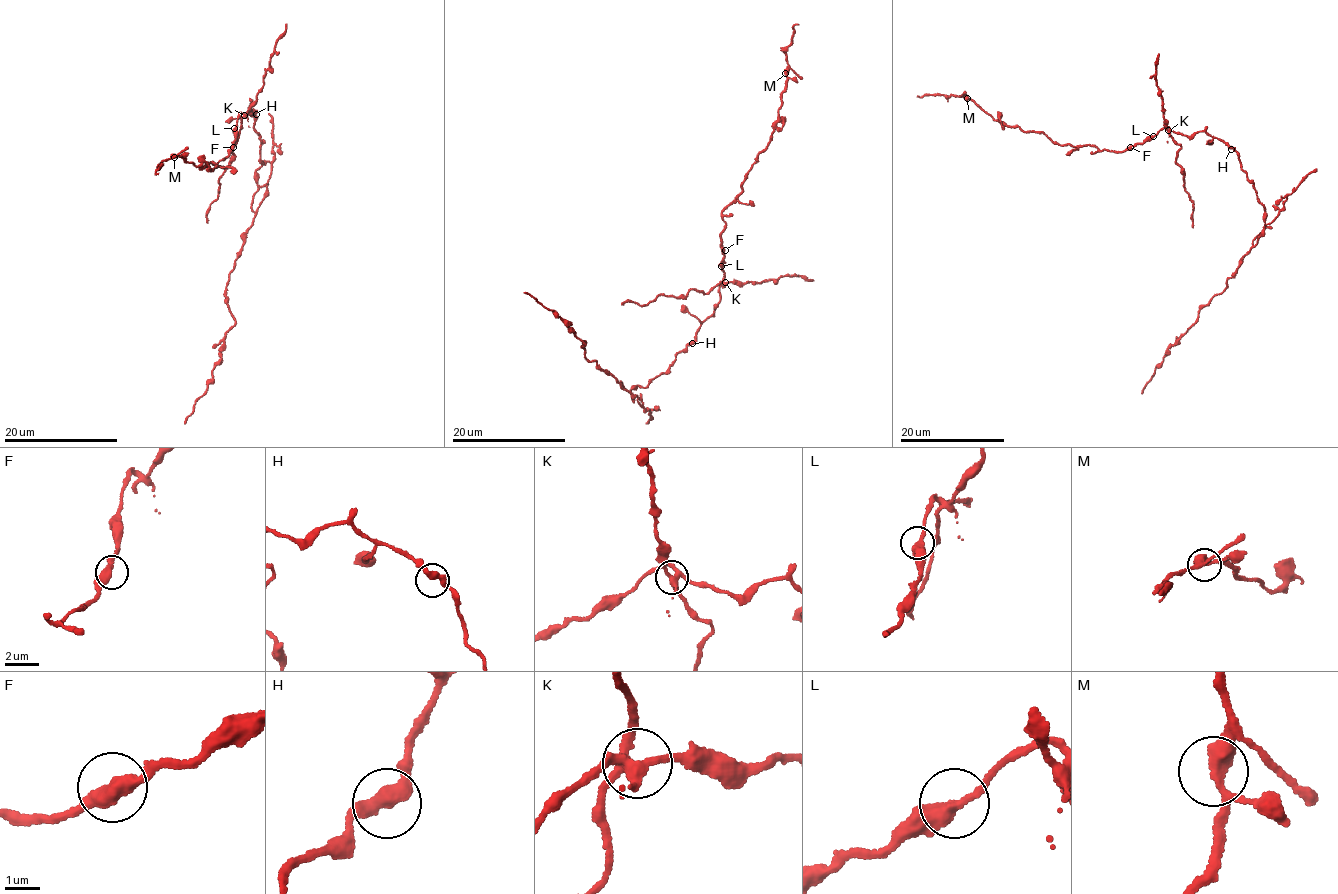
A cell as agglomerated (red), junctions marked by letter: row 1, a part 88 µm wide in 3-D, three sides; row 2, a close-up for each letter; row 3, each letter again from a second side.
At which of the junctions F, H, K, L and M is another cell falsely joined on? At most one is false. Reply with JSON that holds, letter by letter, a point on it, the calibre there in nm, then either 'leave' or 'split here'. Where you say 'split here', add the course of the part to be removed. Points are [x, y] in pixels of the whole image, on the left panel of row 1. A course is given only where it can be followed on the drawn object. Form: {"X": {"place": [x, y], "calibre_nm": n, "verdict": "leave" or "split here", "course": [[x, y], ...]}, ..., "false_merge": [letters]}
{"F": {"place": [233, 147], "calibre_nm": 400, "verdict": "leave"}, "H": {"place": [256, 114], "calibre_nm": 400, "verdict": "leave"}, "K": {"place": [244, 115], "calibre_nm": 320, "verdict": "split here", "course": [[244, 115], [231, 164], [219, 180], [216, 200], [208, 210], [207, 223]]}, "L": {"place": [234, 128], "calibre_nm": 400, "verdict": "leave"}, "M": {"place": [174, 157], "calibre_nm": 340, "verdict": "leave"}, "false_merge": ["K"]}

